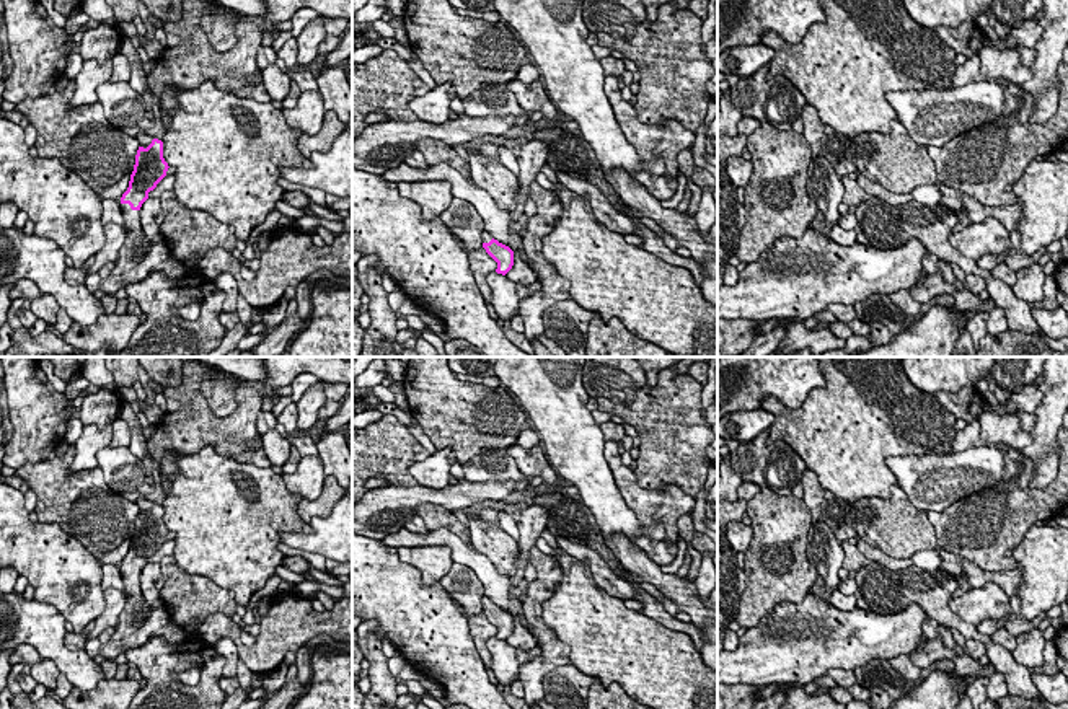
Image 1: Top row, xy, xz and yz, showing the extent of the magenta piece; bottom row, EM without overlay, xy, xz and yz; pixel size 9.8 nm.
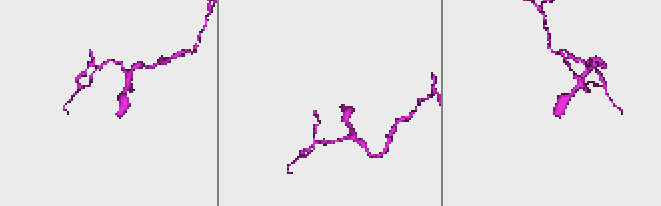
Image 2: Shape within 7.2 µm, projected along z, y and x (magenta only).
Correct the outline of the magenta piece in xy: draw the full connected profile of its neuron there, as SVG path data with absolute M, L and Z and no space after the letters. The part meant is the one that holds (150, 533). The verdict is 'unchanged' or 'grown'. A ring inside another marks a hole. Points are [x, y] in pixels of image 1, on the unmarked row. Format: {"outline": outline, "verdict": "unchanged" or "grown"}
{"outline": "M153 504L147 513L139 512L129 553L121 562L126 606L114 626L113 641L130 637L150 616L150 606L145 603L140 592L139 575L148 564L148 557L166 541L168 533L163 523L161 505Z", "verdict": "grown"}

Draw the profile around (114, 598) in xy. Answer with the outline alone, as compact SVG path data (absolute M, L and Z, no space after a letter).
M106 588L104 592L106 608L95 619L95 628L88 634L88 641L98 637L104 629L114 628L126 606L126 593L117 588Z

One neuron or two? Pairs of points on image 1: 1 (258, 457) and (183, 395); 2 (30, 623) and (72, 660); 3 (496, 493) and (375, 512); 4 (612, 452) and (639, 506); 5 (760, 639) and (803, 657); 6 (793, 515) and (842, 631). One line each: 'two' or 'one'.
1: one
2: one
3: one
4: one
5: one
6: two

